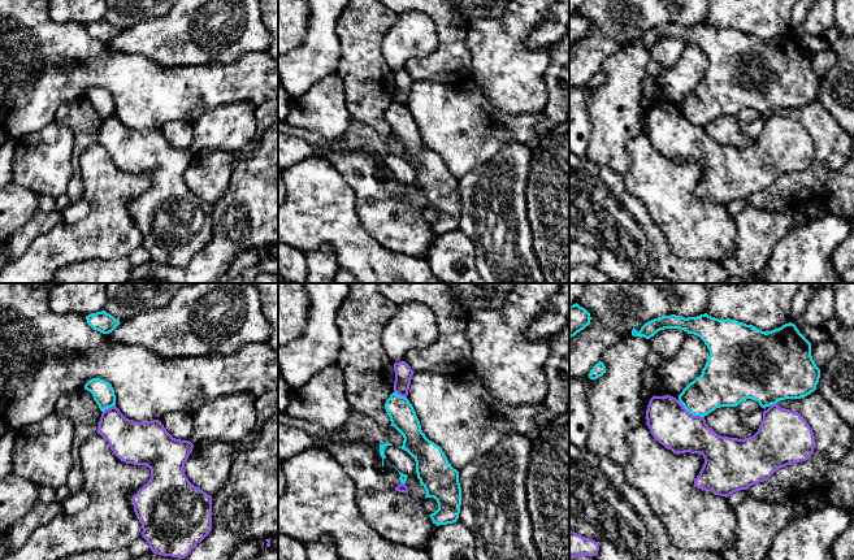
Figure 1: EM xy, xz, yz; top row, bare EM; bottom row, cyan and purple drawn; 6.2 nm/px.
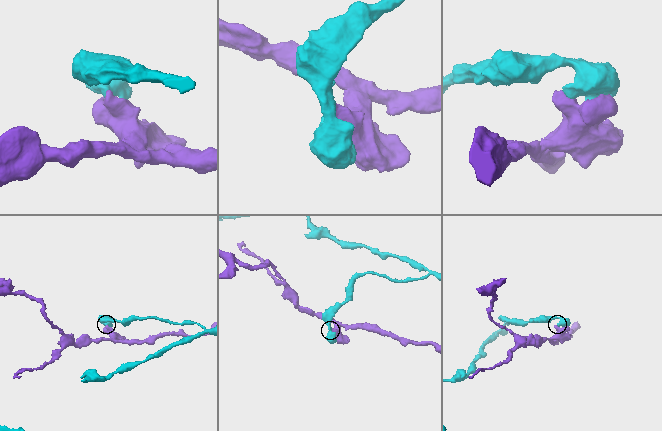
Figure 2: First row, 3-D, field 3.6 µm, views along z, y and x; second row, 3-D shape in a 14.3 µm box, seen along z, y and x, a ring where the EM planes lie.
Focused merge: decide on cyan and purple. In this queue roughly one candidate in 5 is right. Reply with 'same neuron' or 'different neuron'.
different neuron

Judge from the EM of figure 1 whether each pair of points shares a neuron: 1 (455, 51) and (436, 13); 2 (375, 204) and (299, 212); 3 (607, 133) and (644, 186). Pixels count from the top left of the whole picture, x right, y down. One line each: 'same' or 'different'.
1: same
2: different
3: different

